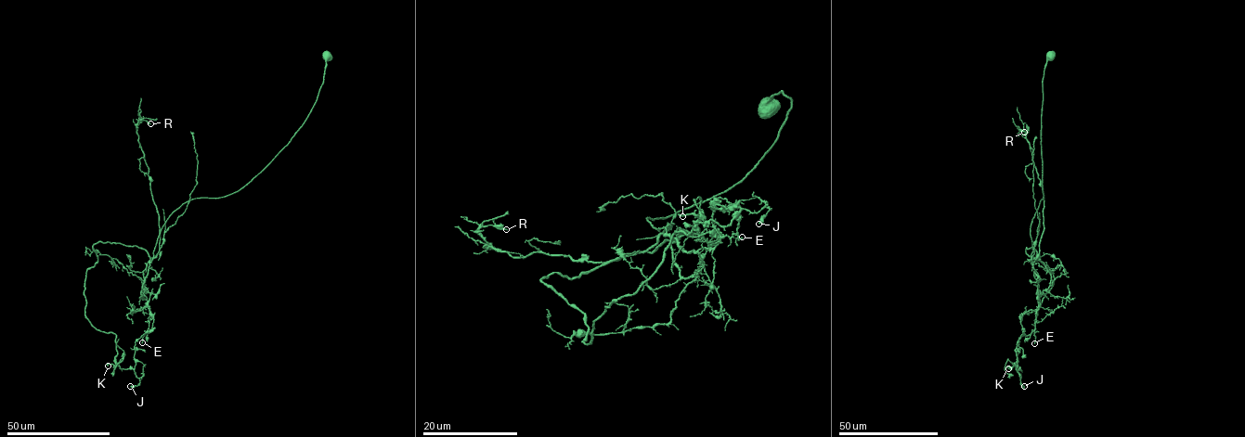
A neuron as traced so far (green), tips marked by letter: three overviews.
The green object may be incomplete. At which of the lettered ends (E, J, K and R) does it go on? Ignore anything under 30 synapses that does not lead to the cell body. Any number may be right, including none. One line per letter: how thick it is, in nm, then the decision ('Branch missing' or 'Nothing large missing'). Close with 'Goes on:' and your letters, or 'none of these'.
E: Thickness 130 nm. Nothing large missing
J: Thickness 480 nm. Nothing large missing
K: Thickness 280 nm. Branch missing
R: Thickness 240 nm. Nothing large missing
Goes on: K

